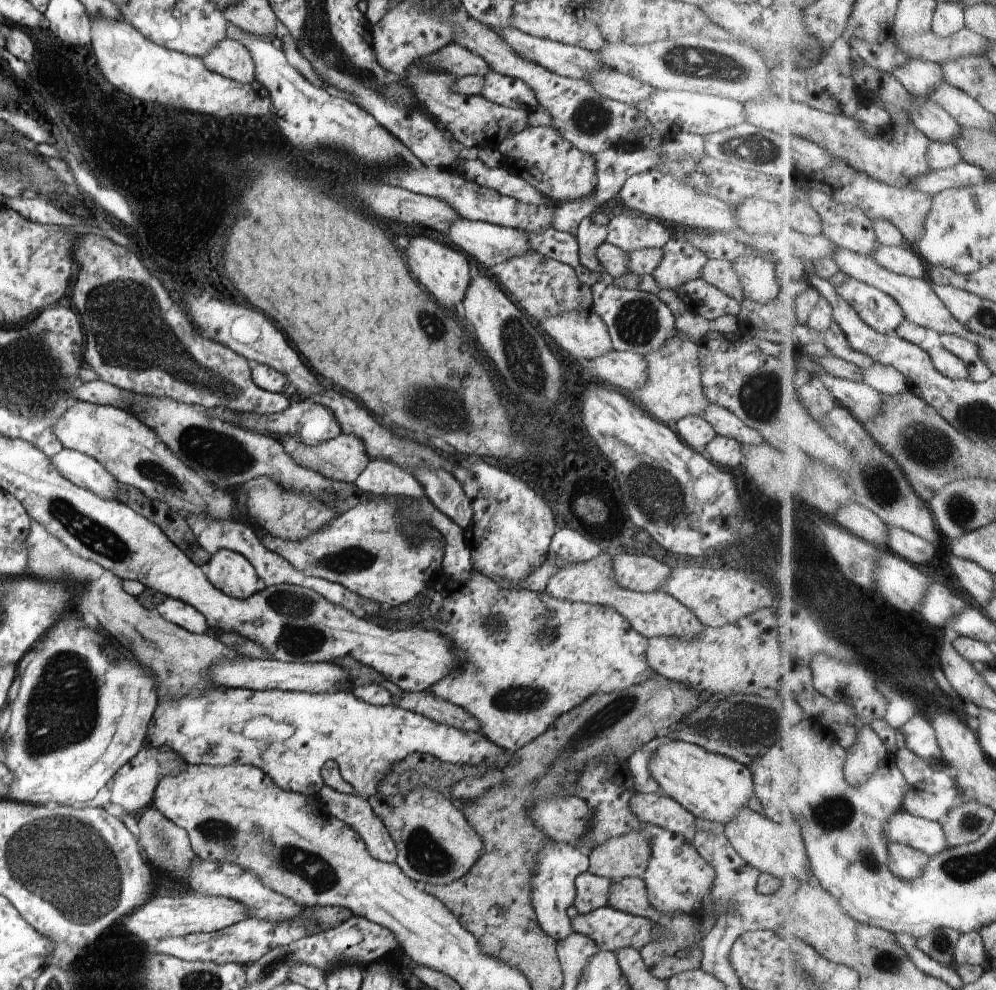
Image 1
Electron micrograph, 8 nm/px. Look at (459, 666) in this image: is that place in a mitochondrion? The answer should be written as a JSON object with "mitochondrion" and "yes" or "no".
{"mitochondrion":"no"}

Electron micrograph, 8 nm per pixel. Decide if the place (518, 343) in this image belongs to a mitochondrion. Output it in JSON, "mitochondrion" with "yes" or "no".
{"mitochondrion":"yes"}

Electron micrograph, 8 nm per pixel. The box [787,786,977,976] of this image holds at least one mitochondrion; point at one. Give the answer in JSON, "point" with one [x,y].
{"point":[834,811]}

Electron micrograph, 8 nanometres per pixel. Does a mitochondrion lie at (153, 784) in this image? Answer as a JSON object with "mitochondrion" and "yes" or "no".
{"mitochondrion":"no"}

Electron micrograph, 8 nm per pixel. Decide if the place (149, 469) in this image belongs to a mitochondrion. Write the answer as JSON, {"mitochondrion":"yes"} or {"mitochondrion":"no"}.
{"mitochondrion":"yes"}

